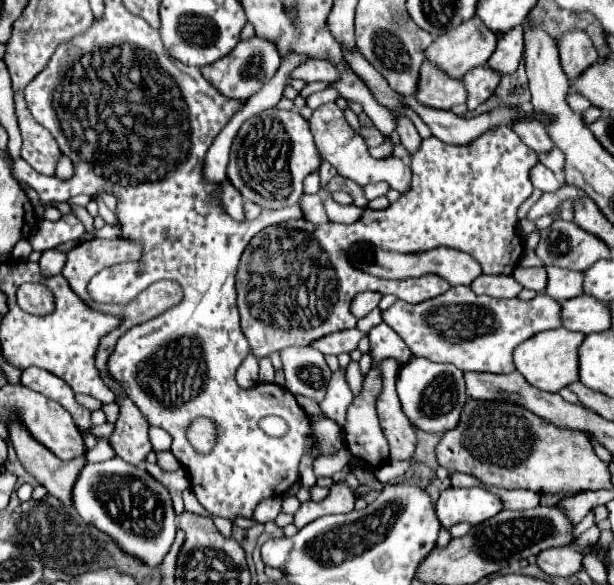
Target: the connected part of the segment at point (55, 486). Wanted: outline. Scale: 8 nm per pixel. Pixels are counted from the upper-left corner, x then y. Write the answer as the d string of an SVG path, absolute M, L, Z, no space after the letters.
M20 423L10 425L8 431L24 469L34 475L50 495L64 501L64 505L72 505L72 483L76 483L76 477L80 477L86 457L82 455L72 461L60 461L54 453L48 453L44 445L34 441L34 437L30 437L30 433L24 431Z

